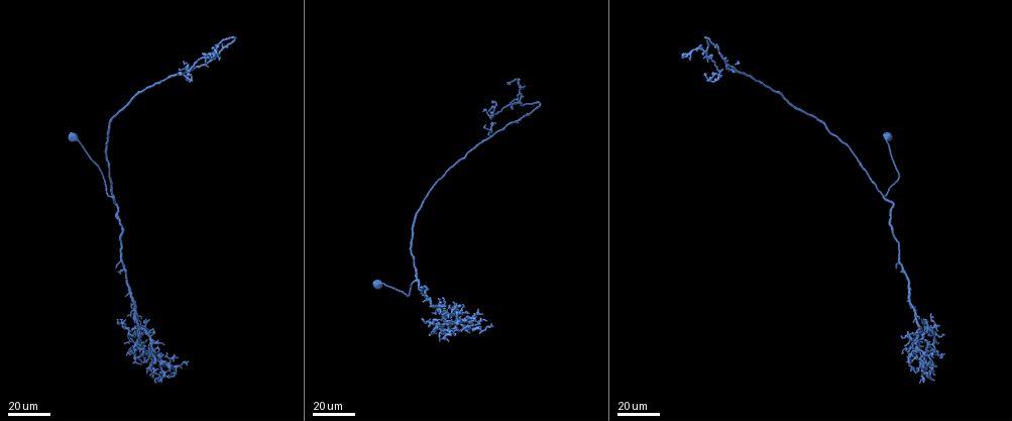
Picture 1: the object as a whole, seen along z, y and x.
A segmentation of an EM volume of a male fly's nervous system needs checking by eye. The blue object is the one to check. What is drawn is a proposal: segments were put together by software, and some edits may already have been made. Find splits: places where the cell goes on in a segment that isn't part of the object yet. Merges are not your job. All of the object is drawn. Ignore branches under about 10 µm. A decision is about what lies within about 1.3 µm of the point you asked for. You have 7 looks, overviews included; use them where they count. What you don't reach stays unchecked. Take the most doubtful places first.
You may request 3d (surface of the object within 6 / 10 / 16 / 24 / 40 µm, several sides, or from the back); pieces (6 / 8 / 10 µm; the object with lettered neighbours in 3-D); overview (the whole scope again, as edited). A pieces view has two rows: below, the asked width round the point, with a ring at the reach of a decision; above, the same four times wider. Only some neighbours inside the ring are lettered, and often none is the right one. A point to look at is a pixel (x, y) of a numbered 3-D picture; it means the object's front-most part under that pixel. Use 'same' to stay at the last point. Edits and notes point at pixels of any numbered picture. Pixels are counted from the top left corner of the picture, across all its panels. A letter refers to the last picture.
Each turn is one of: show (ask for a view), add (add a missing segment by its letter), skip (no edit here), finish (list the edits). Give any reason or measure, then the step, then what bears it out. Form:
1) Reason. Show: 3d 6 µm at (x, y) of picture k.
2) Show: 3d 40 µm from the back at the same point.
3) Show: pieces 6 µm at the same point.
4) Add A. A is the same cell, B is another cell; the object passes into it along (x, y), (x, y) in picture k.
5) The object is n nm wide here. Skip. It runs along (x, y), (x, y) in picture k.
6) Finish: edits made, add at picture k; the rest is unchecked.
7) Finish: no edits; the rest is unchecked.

Long arm stops here. Show: 3d 40 µm at (511, 84) of picture 1.

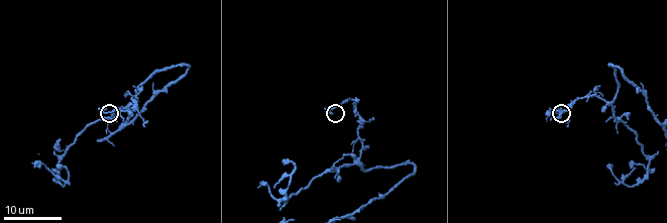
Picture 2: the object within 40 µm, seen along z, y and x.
See the neighbours. Show: pieces 10 µm at (329, 114) of picture 2.

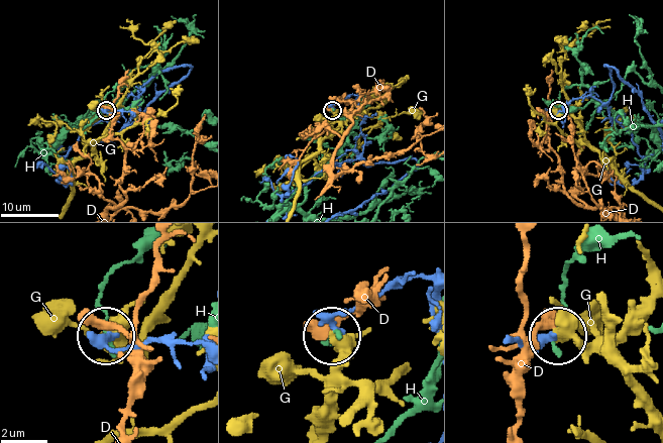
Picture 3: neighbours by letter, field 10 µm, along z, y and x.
Skip. D, G and H are other cells; it runs along (424, 278), (396, 280), (343, 308), (332, 324), (335, 333) in picture 3; no lettered segment goes on from it.

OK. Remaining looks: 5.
An open end. Show: 3d 40 µm at (448, 323) of picture 1.

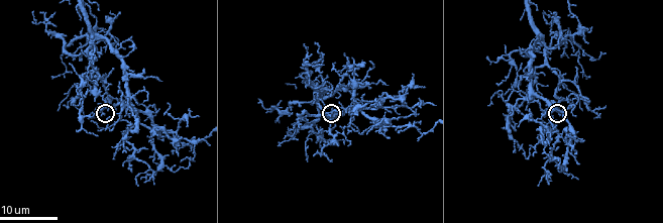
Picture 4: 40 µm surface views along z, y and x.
See the neighbours. Show: pieces 6 µm at (330, 116) of picture 4.

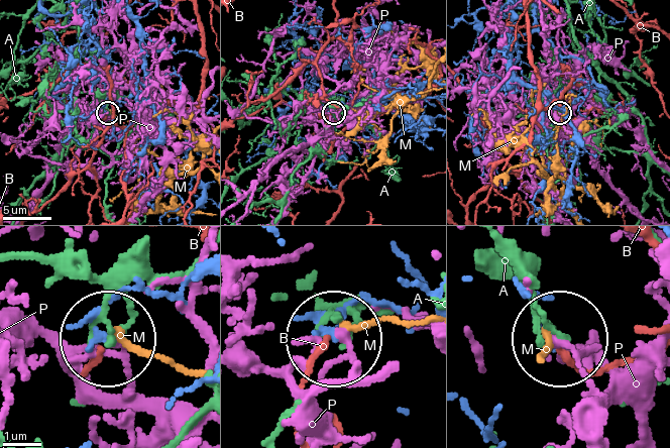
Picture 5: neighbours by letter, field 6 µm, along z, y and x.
Skip. A, B, M and P are other cells; none of them fits.

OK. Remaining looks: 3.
Thin end. Show: 3d 40 µm at (739, 63) of picture 1.

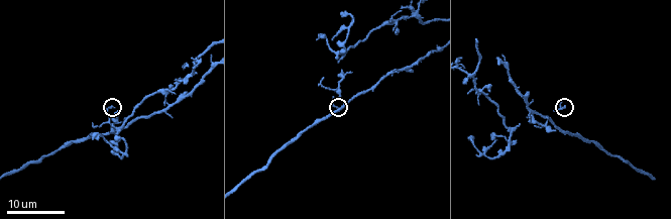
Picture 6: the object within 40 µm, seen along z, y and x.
Show: pieces 6 µm at (114, 106) of picture 6.

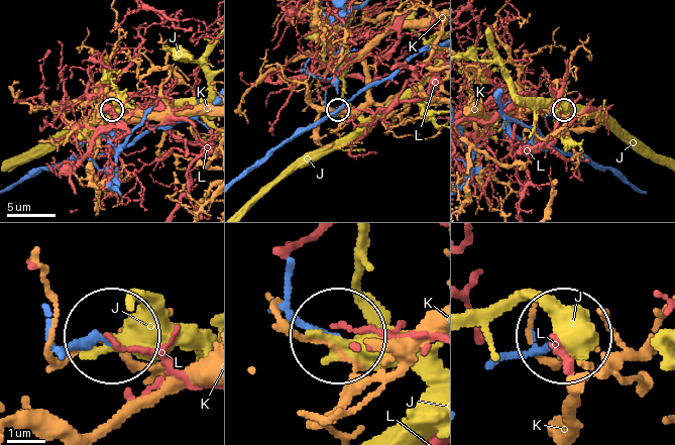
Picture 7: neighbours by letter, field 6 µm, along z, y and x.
Skip. J, K and L are other cells; it runs along (59, 360), (104, 341) in picture 7; none of them fits.

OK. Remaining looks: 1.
Finish: no edits; the rest is unchecked.

